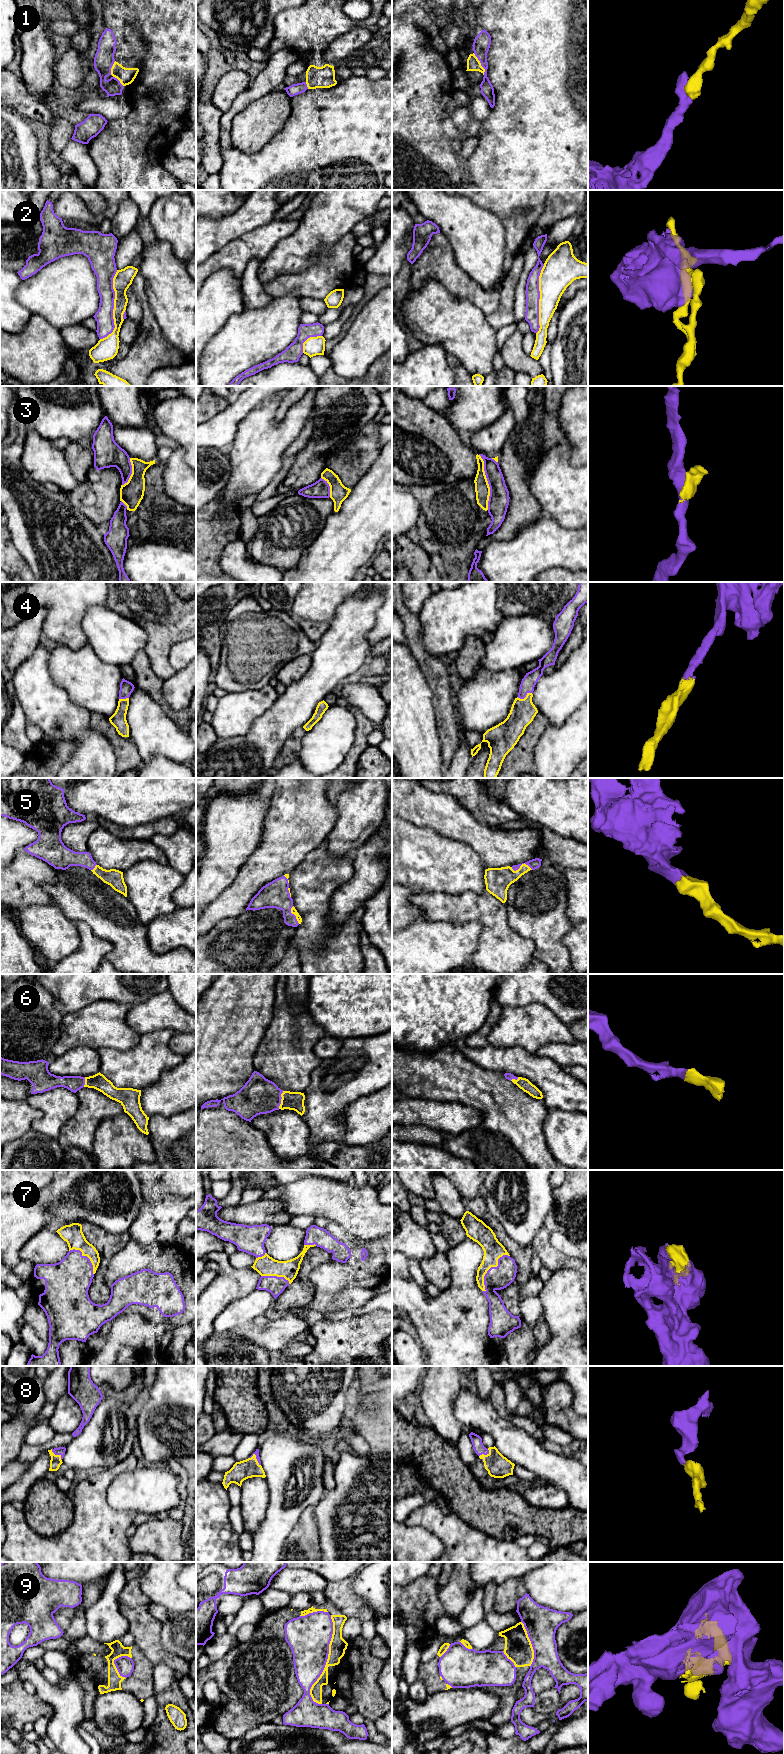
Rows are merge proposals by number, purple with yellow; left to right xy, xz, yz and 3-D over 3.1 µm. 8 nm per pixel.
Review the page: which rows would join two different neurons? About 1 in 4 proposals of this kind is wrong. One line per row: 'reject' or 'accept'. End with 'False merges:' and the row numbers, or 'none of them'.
1: accept
2: reject
3: reject
4: accept
5: accept
6: accept
7: accept
8: accept
9: reject
False merges: 2, 3, 9

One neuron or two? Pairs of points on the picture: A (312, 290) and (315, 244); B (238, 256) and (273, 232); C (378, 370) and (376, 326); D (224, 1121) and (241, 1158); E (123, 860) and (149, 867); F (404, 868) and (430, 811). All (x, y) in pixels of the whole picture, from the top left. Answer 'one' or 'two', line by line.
A: two
B: one
C: two
D: one
E: two
F: two

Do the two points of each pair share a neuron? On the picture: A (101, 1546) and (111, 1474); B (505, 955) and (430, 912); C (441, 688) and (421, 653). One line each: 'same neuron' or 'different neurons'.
A: same neuron
B: same neuron
C: same neuron

